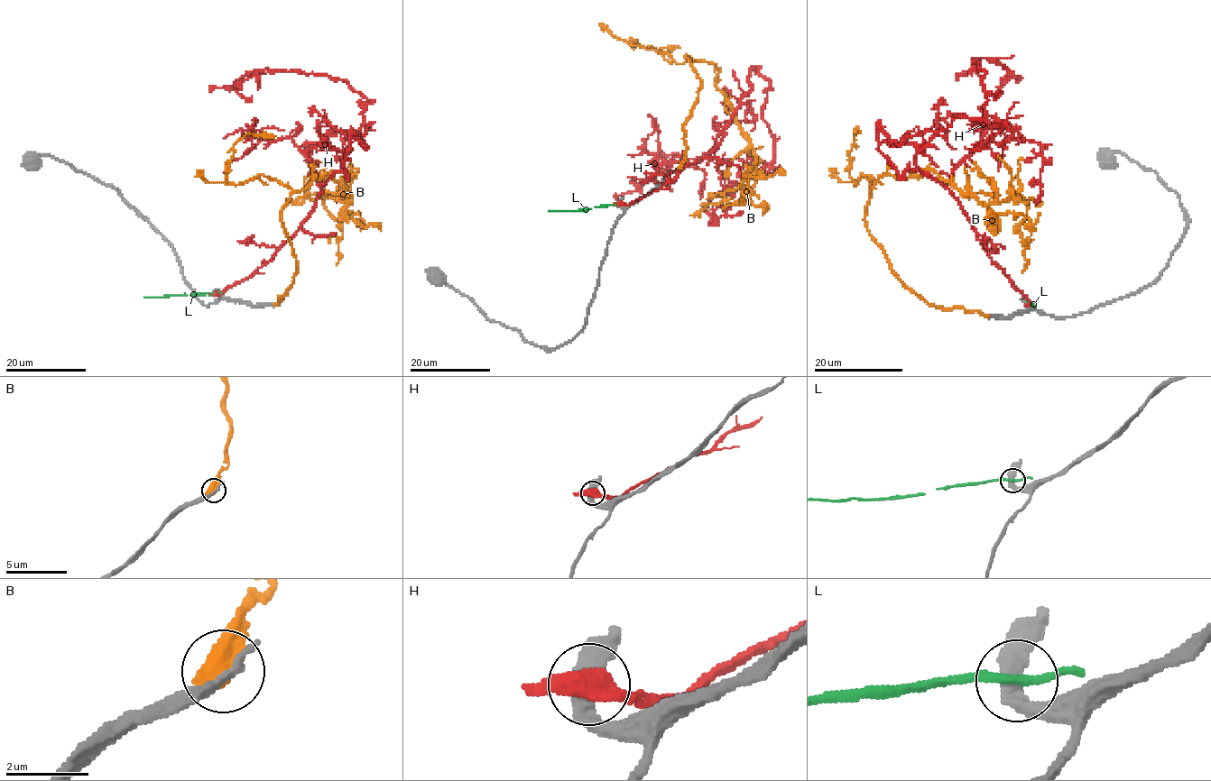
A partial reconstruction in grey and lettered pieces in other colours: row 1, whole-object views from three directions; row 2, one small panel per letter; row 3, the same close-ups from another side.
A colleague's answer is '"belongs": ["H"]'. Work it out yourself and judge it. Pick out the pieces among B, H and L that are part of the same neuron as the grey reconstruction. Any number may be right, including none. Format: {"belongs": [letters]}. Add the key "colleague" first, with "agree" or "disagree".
{"colleague": "disagree", "belongs": []}

